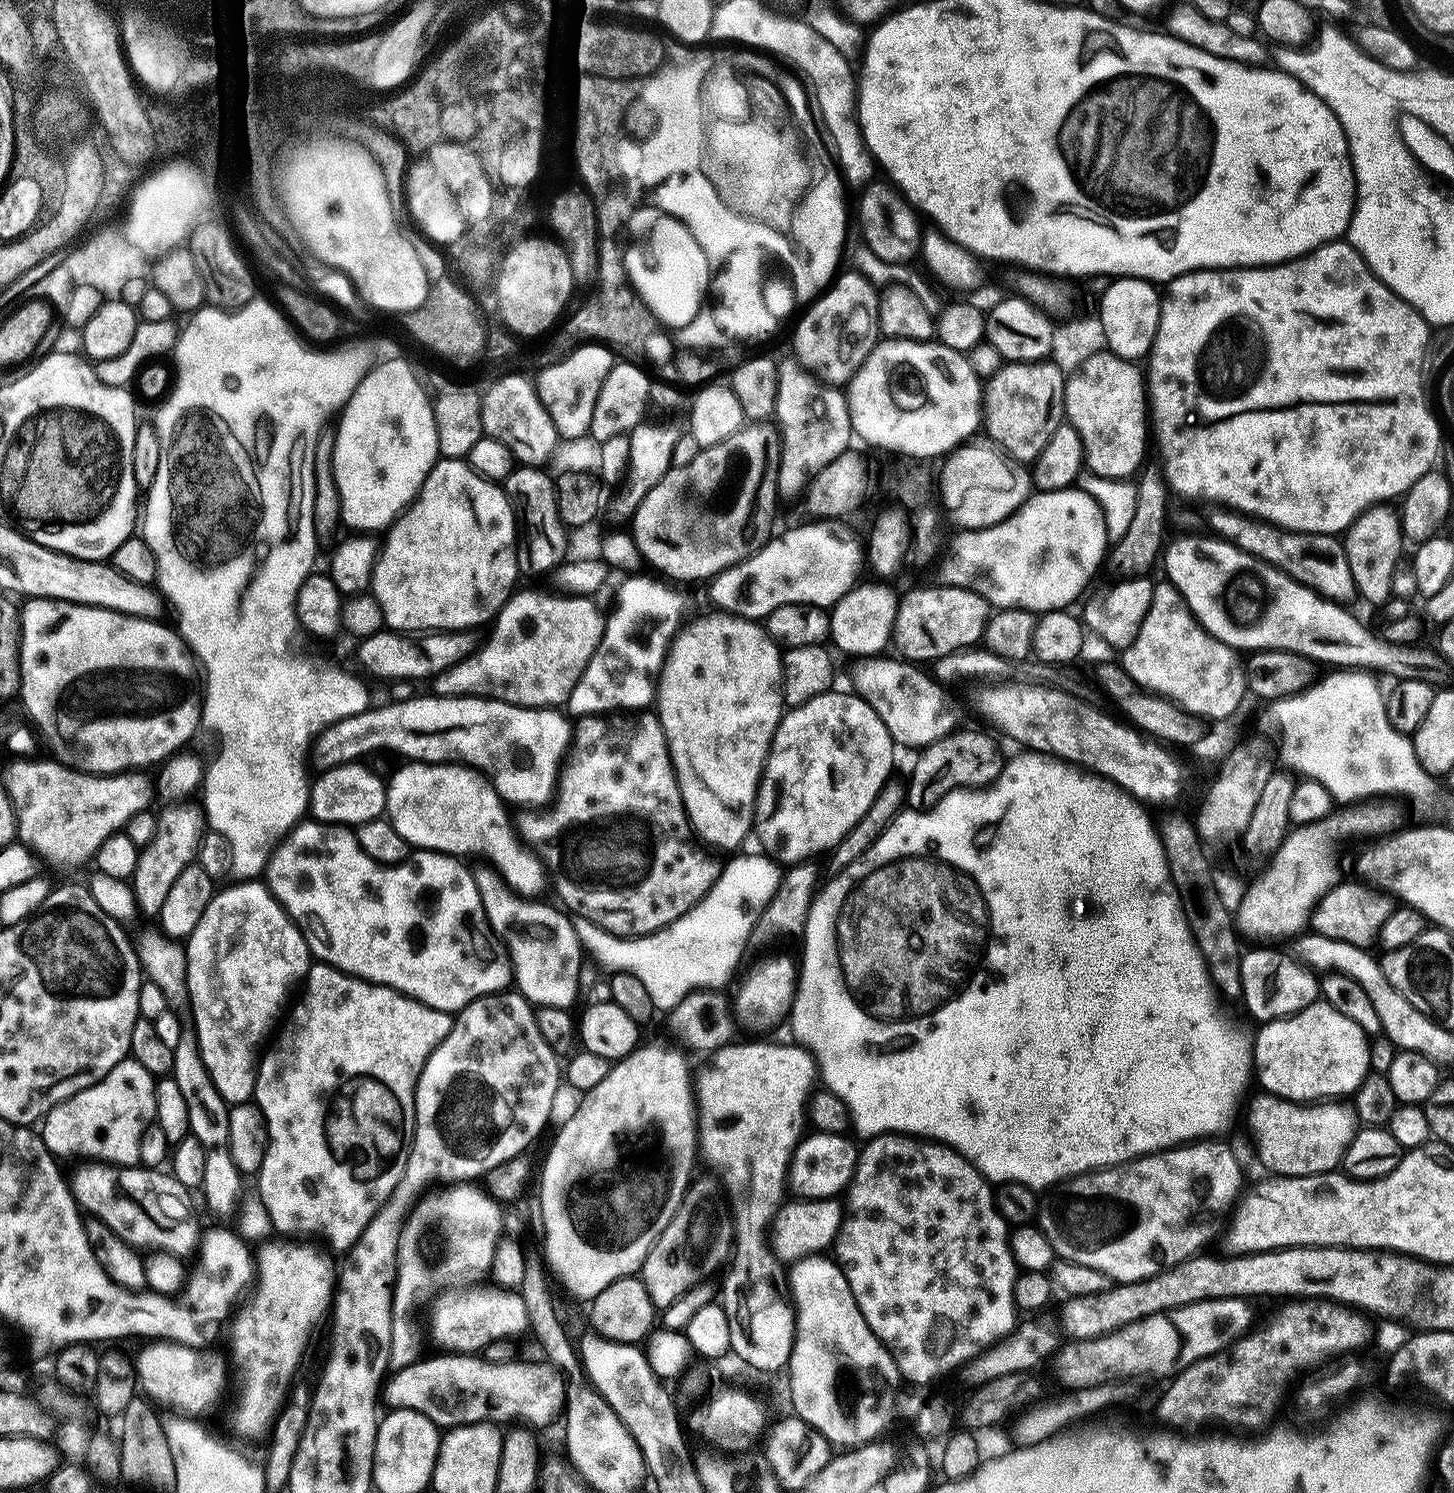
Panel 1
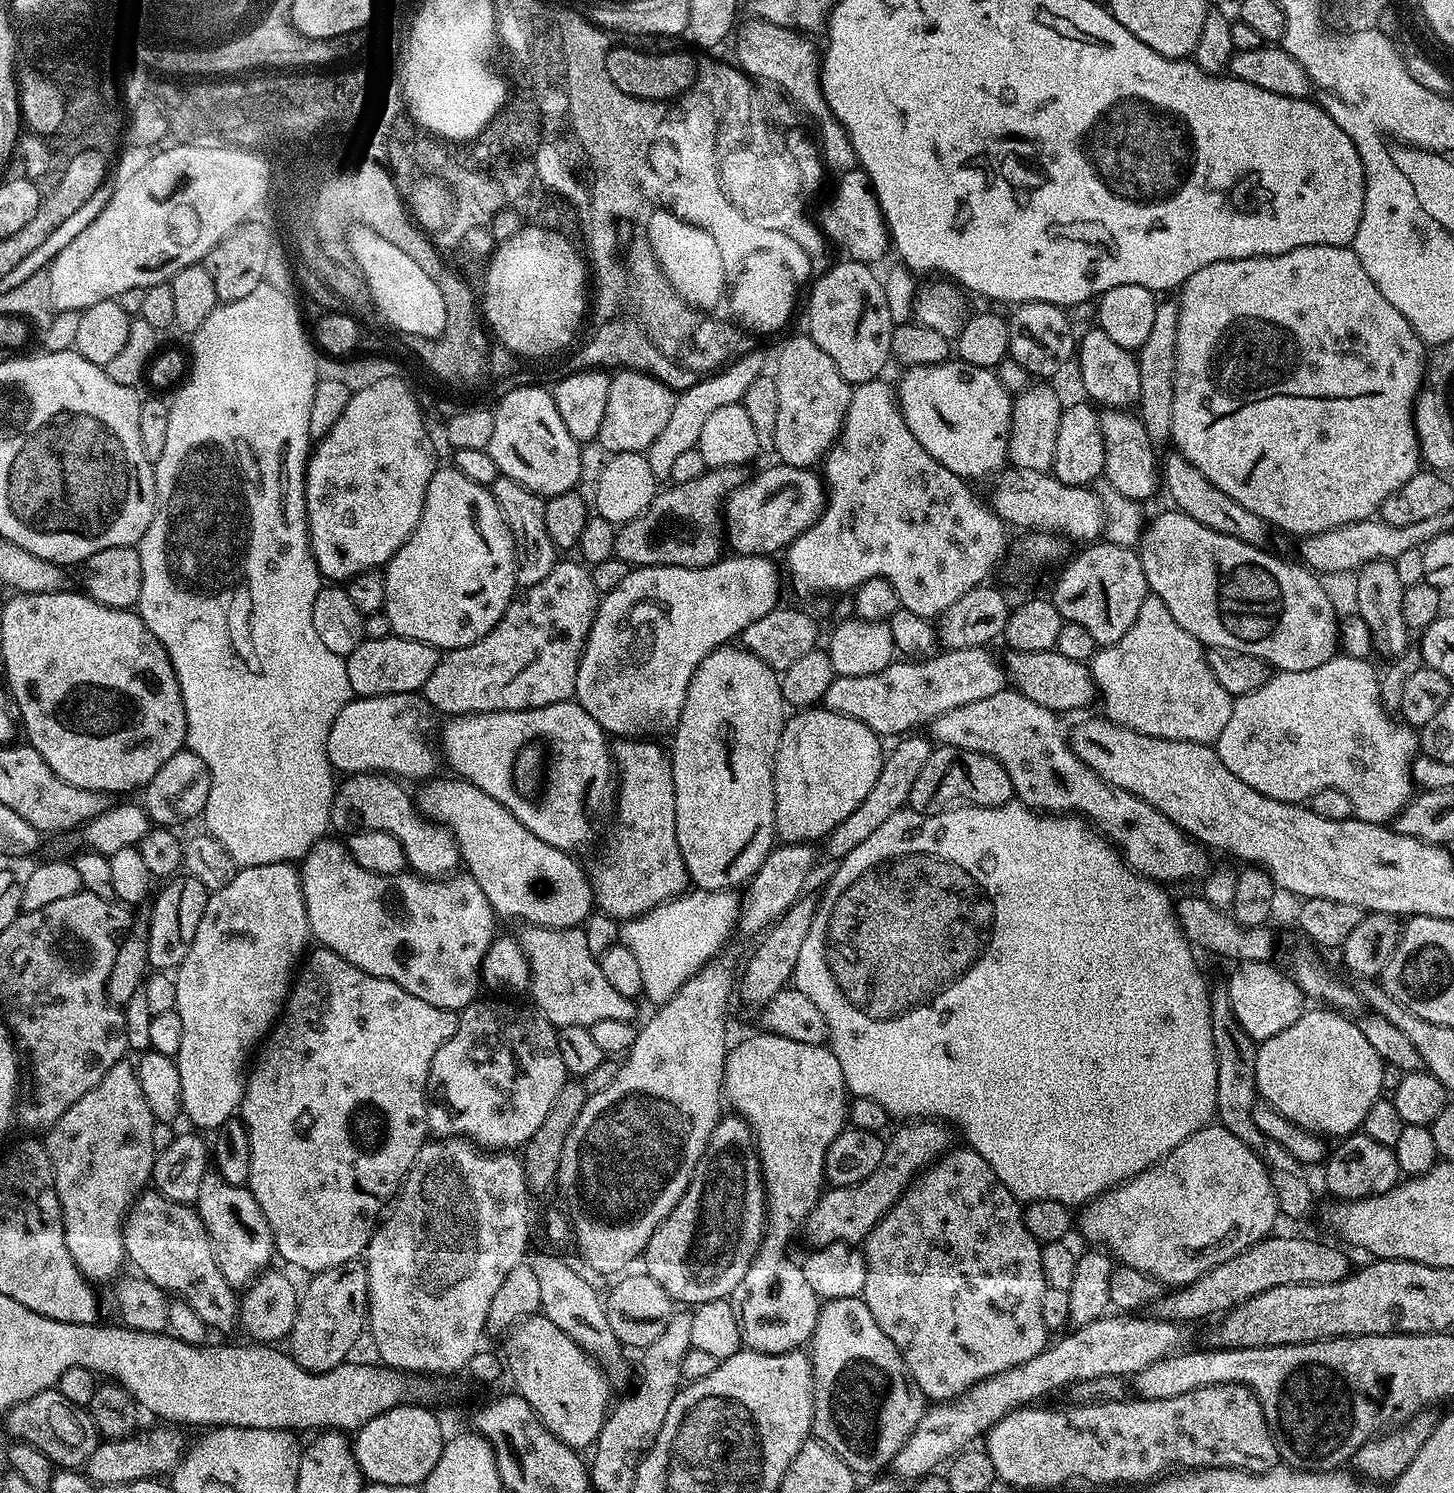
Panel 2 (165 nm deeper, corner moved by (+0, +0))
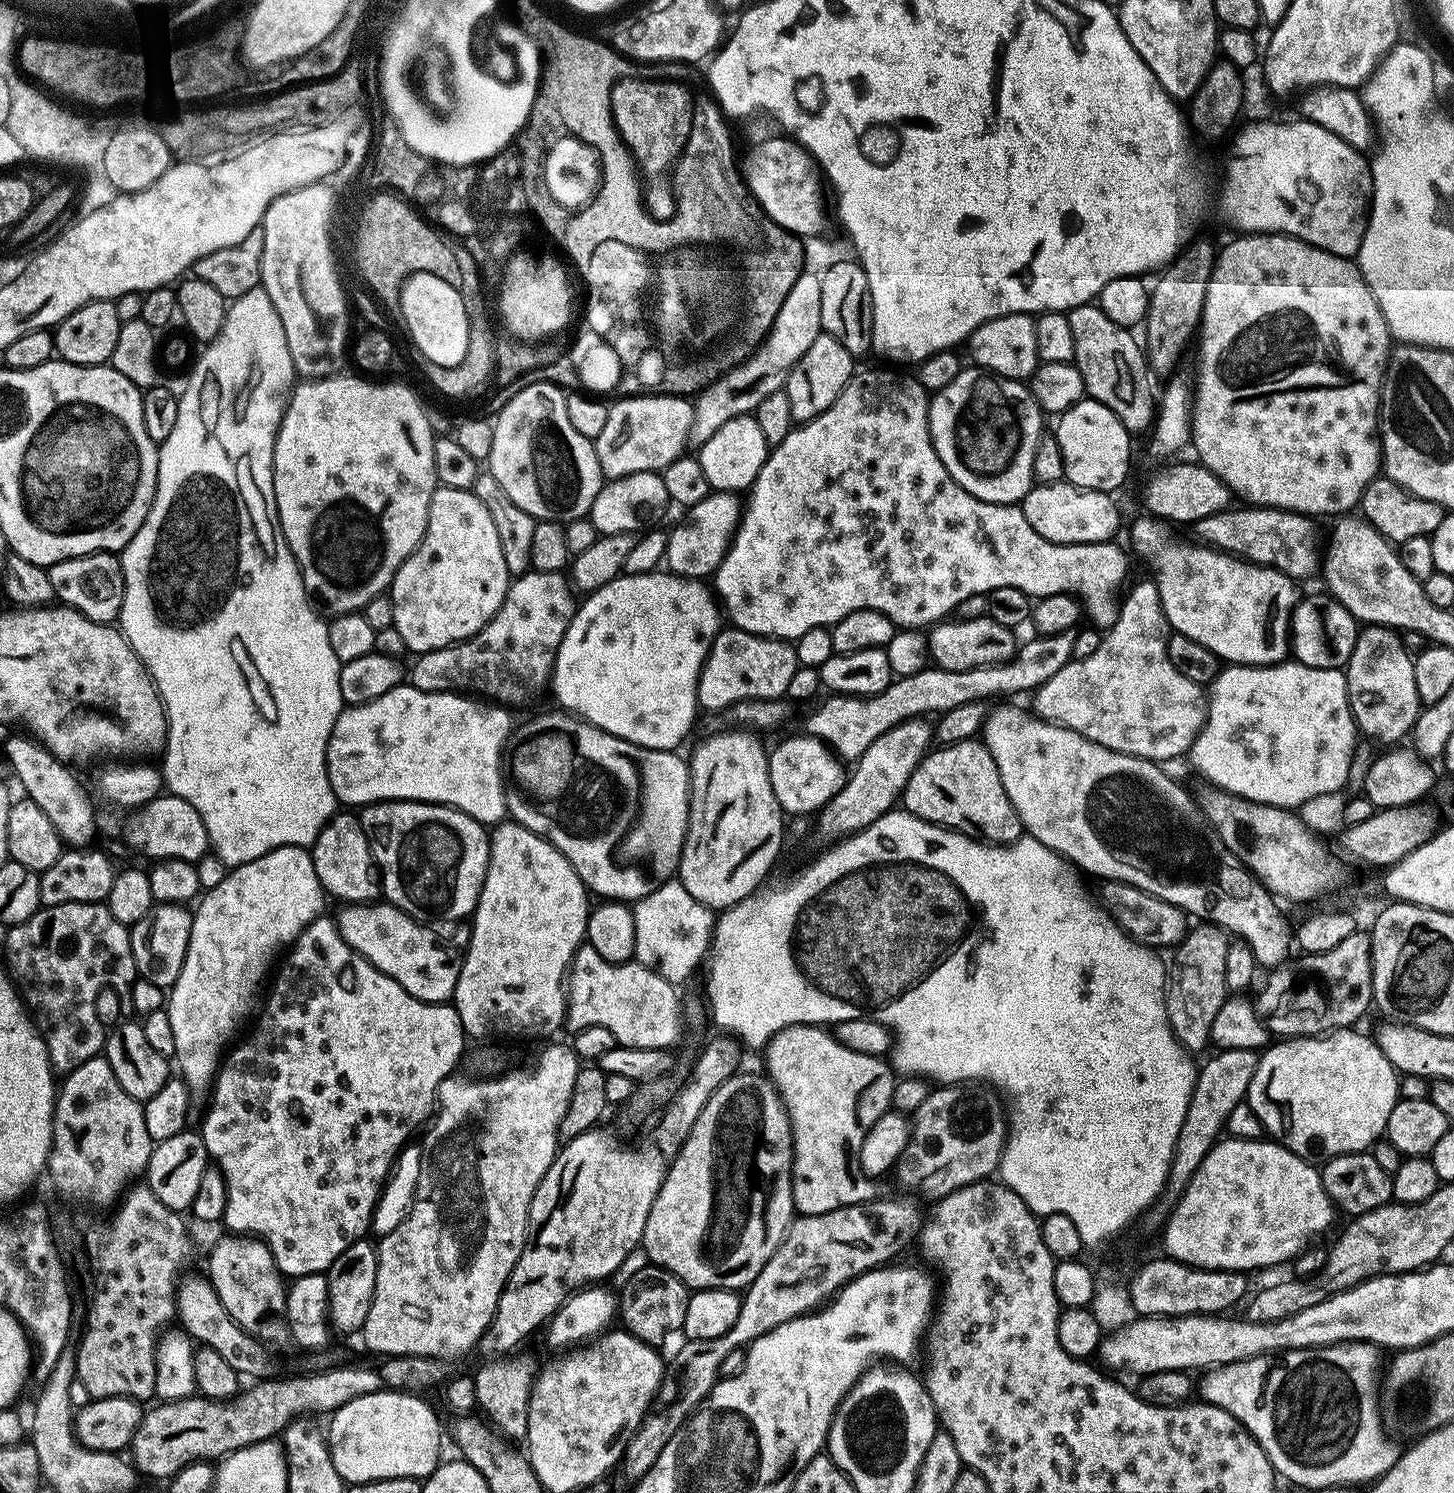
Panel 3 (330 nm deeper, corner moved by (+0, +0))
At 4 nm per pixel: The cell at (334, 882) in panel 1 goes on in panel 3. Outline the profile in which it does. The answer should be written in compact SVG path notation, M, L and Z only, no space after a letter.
M352 902L340 912L340 922L338 920L338 929L341 939L351 946L357 954L364 960L369 960L382 974L386 974L390 978L394 978L394 982L398 982L398 986L402 986L402 990L406 990L410 994L414 994L414 998L418 998L422 1002L430 1002L431 1004L442 1004L451 1001L456 994L456 983L458 982L458 974L460 973L460 960L452 957L452 952L436 937L435 927L429 926L427 923L414 919L400 908L395 908L393 904L387 902Z

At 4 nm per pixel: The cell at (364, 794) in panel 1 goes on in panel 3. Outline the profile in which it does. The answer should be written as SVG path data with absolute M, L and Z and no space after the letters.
M422 800L366 804L359 809L358 819L372 843L387 903L421 922L460 920L475 913L488 869L490 836L485 825L447 804L425 804Z

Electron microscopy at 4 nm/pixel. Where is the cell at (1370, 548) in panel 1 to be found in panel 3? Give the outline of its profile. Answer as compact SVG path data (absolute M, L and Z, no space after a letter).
M1374 624L1365 627L1356 637L1354 654L1350 654L1350 662L1348 663L1348 667L1346 669L1346 675L1348 678L1348 701L1352 707L1352 716L1356 719L1357 729L1359 729L1365 737L1371 738L1376 742L1380 742L1380 740L1398 740L1394 742L1403 741L1400 739L1402 739L1404 735L1407 737L1409 733L1413 731L1416 719L1418 719L1422 711L1422 705L1420 703L1420 699L1418 698L1418 690L1416 689L1416 683L1414 682L1414 656L1413 653L1408 653L1408 648L1402 641L1400 641L1400 637L1402 637L1401 633L1393 627L1384 627L1381 624Z

